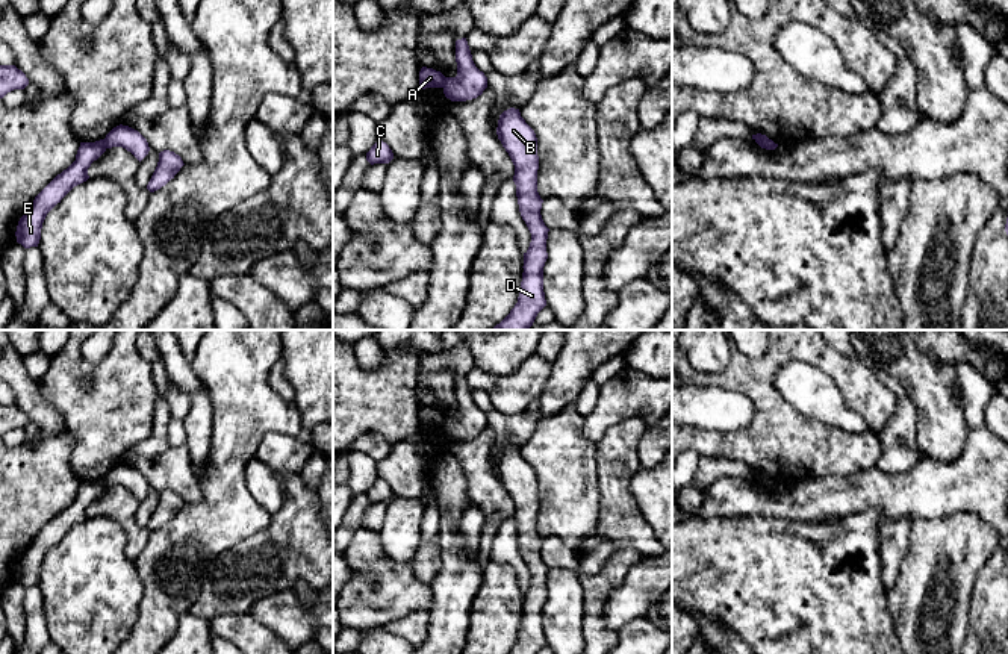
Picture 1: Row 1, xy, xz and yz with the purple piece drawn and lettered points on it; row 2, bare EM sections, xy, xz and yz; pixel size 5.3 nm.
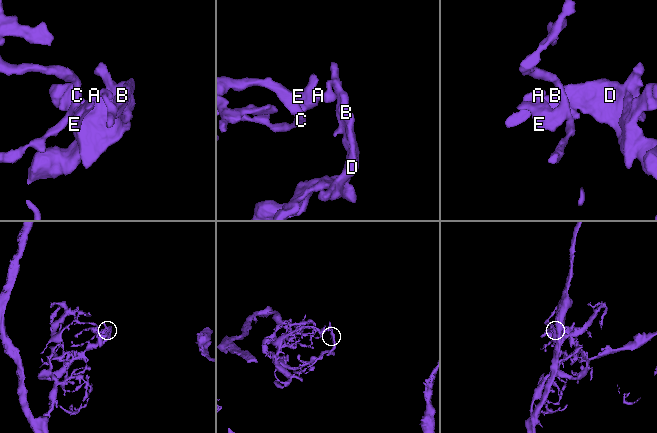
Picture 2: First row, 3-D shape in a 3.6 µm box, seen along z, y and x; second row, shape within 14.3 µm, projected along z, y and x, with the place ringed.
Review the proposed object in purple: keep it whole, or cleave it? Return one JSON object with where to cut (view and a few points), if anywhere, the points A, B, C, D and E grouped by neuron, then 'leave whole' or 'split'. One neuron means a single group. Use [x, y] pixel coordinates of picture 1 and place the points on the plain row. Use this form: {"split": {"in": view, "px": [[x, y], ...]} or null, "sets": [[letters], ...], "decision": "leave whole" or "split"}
{"split": {"in": "xz", "px": [[447, 417], [442, 426]]}, "sets": [["A", "C", "E"], ["B", "D"]], "decision": "split"}

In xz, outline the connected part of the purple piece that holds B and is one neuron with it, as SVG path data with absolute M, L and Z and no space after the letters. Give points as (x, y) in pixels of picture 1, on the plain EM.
M515 447L499 454L496 474L515 504L513 521L519 551L531 572L530 586L524 592L518 642L509 654L537 654L546 645L543 606L548 598L546 578L549 571L540 554L543 539L537 531L537 477L521 456L519 448Z

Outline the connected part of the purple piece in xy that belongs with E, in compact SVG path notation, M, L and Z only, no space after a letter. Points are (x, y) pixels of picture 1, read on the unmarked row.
M104 478L80 481L76 500L58 513L30 542L17 565L17 581L24 587L38 586L47 553L77 524L89 518L88 507L106 490Z

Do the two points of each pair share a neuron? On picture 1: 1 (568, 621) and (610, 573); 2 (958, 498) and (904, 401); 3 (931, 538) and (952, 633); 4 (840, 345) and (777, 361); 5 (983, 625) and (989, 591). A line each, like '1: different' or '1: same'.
1: different
2: different
3: same
4: different
5: same

